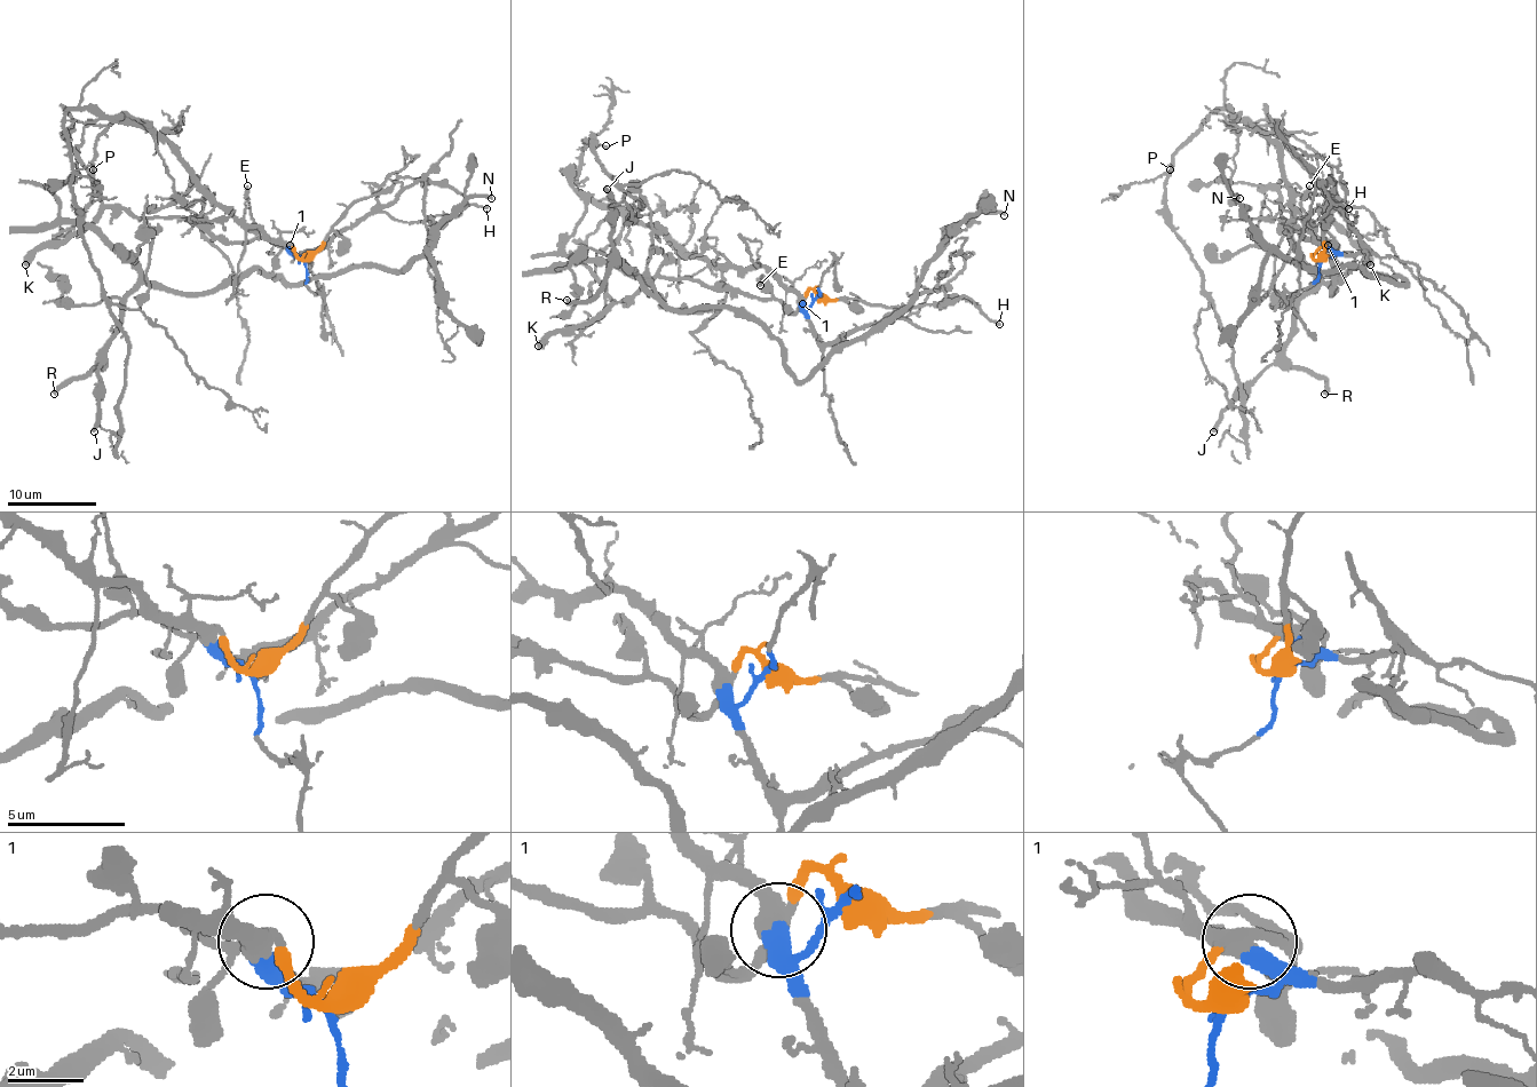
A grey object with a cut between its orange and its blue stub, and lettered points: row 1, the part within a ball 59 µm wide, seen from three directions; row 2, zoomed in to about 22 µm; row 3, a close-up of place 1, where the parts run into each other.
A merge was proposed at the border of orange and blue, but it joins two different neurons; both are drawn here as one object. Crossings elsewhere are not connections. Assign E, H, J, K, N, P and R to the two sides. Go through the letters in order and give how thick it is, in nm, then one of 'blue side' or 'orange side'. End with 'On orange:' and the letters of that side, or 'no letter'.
E: 280 nm | orange side
H: 190 nm | orange side
J: 360 nm | blue side
K: 600 nm | orange side
N: 320 nm | blue side
P: 150 nm | blue side
R: 400 nm | blue side
On orange: E, H, K

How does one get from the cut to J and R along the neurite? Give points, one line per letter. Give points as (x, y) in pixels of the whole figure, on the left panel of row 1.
J: (304, 261), (291, 285), (248, 269), (205, 292), (142, 285), (100, 365), (94, 431)
R: (304, 261), (291, 285), (248, 269), (211, 290), (140, 285), (107, 356), (54, 394)

